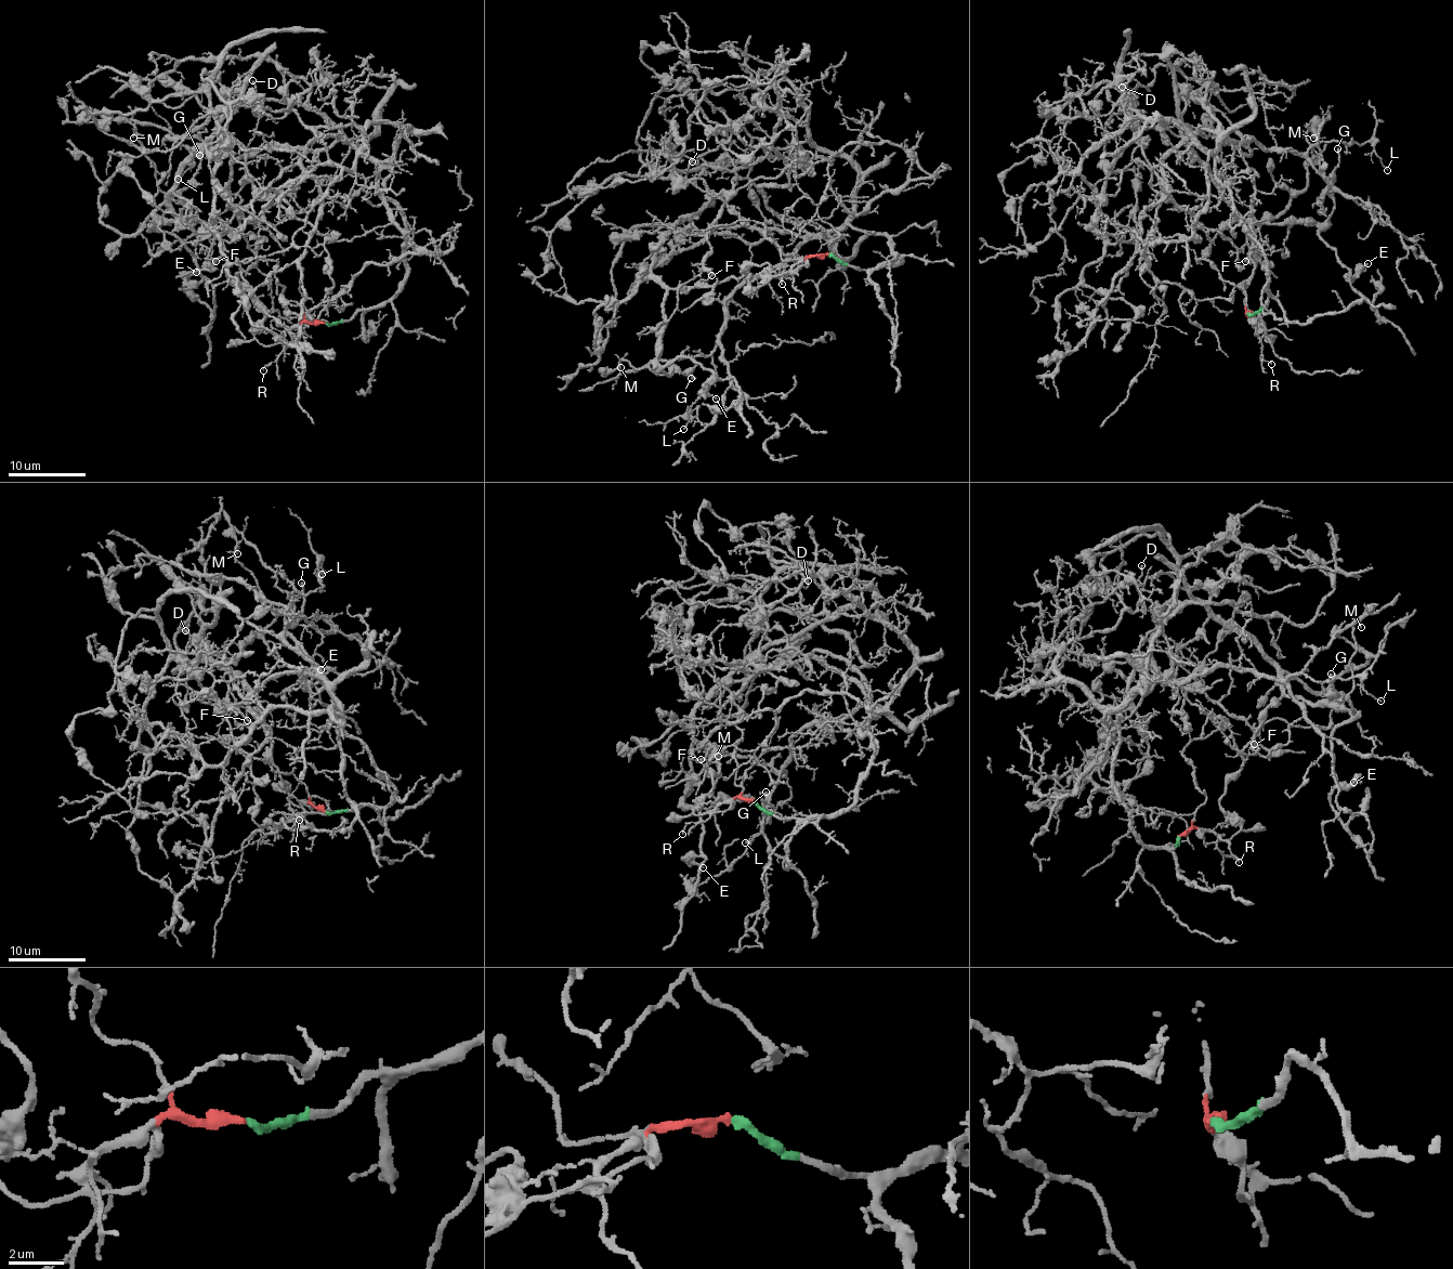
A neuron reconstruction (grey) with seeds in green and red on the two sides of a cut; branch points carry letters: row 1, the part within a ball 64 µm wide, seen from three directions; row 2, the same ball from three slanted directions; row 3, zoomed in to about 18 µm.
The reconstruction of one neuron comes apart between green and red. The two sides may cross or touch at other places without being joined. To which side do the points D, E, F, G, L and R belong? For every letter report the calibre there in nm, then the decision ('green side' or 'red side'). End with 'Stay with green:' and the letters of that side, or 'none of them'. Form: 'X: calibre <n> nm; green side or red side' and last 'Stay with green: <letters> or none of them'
D: calibre 130 nm; green side
E: calibre 150 nm; red side
F: calibre 160 nm; red side
G: calibre 200 nm; red side
L: calibre 110 nm; green side
R: calibre 100 nm; red side
Stay with green: D, L

